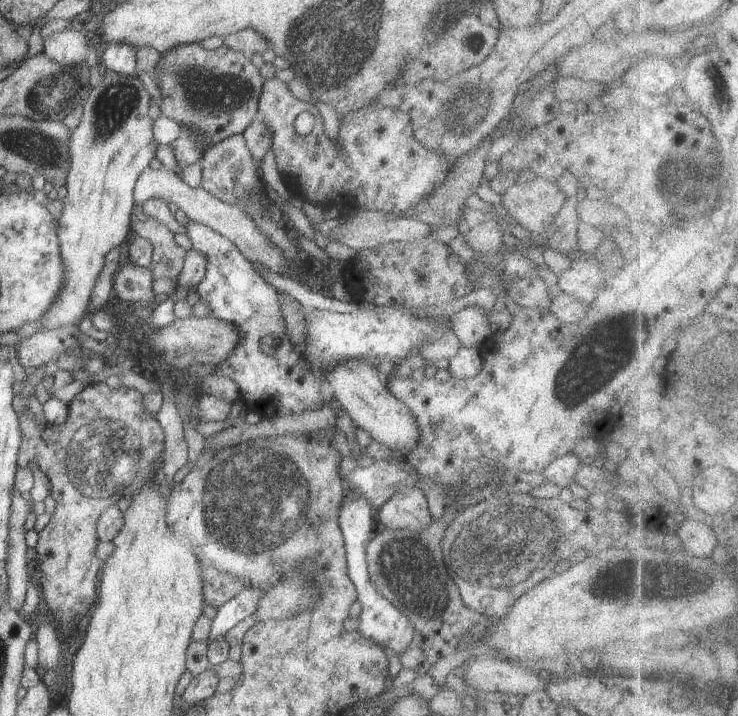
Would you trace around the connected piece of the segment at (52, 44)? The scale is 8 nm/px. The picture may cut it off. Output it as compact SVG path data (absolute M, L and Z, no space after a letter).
M66 28L58 34L51 34L43 39L45 54L48 60L60 66L74 67L86 63L92 36L85 36L72 28Z

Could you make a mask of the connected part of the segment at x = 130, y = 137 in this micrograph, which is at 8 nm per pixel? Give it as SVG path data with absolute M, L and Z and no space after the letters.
M108 72L100 84L89 90L89 96L83 105L83 115L76 128L71 130L68 152L70 168L66 172L66 197L63 199L63 210L56 234L60 243L60 256L66 270L66 282L56 302L42 314L42 330L56 330L66 326L77 326L92 311L90 296L98 274L103 270L105 256L124 242L130 228L130 216L135 205L134 189L138 177L150 166L159 144L154 140L153 121L148 114L150 110L150 93L136 74L122 76Z

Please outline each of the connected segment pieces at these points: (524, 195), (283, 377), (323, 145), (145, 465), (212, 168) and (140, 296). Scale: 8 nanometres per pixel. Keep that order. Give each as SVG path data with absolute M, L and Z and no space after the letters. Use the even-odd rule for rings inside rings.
M534 178L532 182L511 186L502 194L502 200L508 214L522 228L540 232L560 212L566 196L556 184L544 178Z
M189 221L186 226L193 249L202 252L208 260L204 278L194 290L200 301L210 308L210 317L230 322L240 330L238 346L224 362L216 364L214 374L228 377L237 384L239 399L247 407L246 411L253 411L262 419L320 410L326 387L322 379L310 370L304 358L304 344L293 346L291 343L278 301L280 292L262 279L254 265L228 238L194 221ZM264 336L278 340L278 350L274 350L274 354L266 354L260 348Z
M273 74L266 78L263 84L255 118L265 123L272 134L272 151L277 162L276 168L296 202L311 202L320 204L323 208L336 206L340 212L345 208L365 208L397 215L409 211L422 198L430 196L444 182L450 168L454 166L453 160L446 158L444 154L426 150L415 139L413 123L411 118L408 118L407 112L396 110L395 107L386 107L376 101L354 114L348 114L341 121L338 137L333 142L324 132L324 122L315 105L297 99L290 93L288 84ZM304 111L313 113L314 128L308 135L299 135L294 130L294 120L300 112Z
M100 381L86 386L67 403L68 416L66 422L59 425L39 425L30 410L22 410L18 414L21 428L21 445L18 453L18 466L22 469L32 469L38 466L50 478L52 498L56 507L50 521L39 532L35 546L38 552L36 568L40 572L40 582L44 590L46 606L52 612L50 617L54 626L59 625L65 640L70 639L70 633L97 601L96 580L98 572L102 571L102 563L96 556L98 548L97 528L100 515L106 508L118 504L122 498L131 497L146 484L152 484L163 464L165 433L157 418L150 416L144 408L143 394L136 389L122 386L110 388Z
M232 135L218 144L211 145L200 158L202 165L201 187L222 202L246 208L248 203L267 205L266 182L263 179L260 162L254 160L244 135Z
M128 260L120 272L116 273L113 288L122 300L154 311L159 305L152 288L154 281L149 268L136 266Z

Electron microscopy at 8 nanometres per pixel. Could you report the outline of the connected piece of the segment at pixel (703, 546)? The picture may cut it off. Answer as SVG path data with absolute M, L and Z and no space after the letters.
M700 520L684 522L680 530L680 538L684 540L686 548L696 556L712 556L718 546L716 530Z

